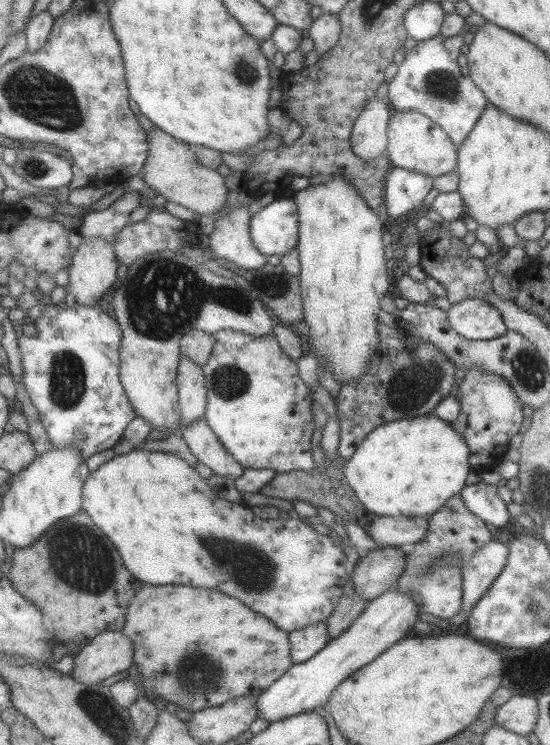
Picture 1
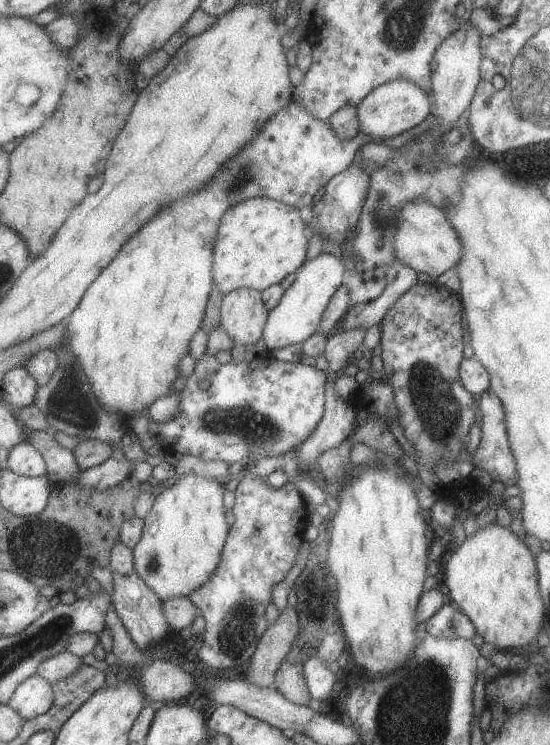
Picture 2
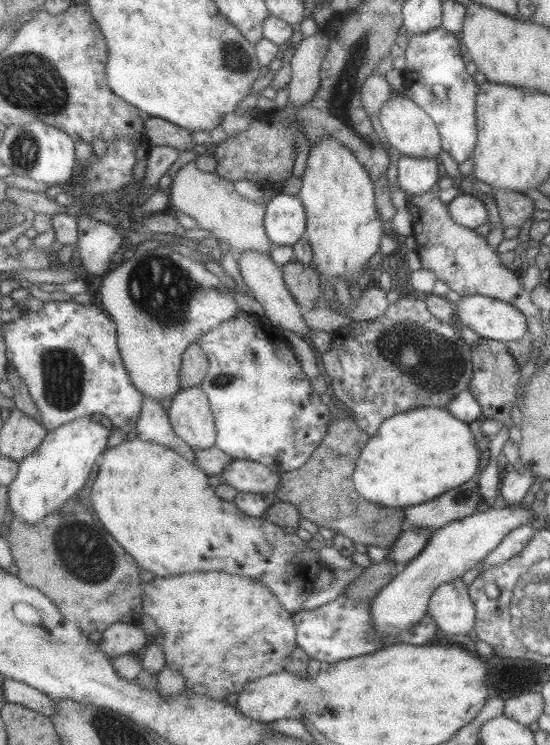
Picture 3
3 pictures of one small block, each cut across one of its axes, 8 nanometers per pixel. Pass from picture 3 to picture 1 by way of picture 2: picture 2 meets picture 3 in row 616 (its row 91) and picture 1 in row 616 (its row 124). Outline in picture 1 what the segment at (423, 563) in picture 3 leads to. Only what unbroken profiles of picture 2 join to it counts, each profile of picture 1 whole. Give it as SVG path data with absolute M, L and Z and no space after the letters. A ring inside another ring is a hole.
M395 586L368 601L360 615L345 632L331 638L310 659L292 664L277 680L256 696L256 718L277 722L284 718L305 713L317 706L325 707L330 694L350 674L369 664L378 654L394 642L407 636L409 628L419 620L418 608L408 594L401 594Z

